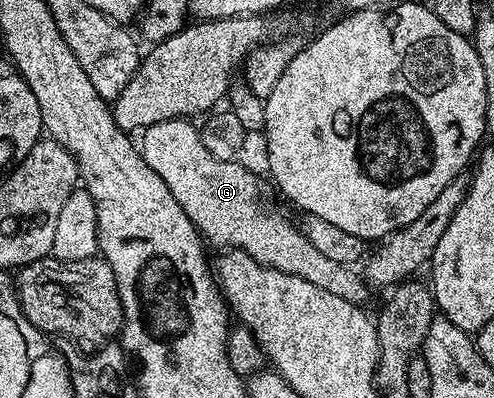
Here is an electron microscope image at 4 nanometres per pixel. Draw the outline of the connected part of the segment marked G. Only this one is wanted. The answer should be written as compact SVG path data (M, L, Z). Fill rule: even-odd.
M173 118L173 120L171 120L171 122L161 122L160 124L152 124L151 126L145 127L144 133L141 135L141 137L143 136L142 142L141 142L141 138L140 138L140 149L141 149L142 155L144 156L144 160L148 160L148 168L152 168L152 172L156 172L156 176L160 176L160 180L164 180L164 184L168 184L168 188L172 192L172 196L176 196L176 200L180 204L180 208L184 208L184 212L188 216L188 220L192 220L192 224L195 226L195 228L198 231L200 231L203 239L205 239L205 241L207 243L215 242L216 245L222 246L221 248L233 248L236 250L243 250L248 256L252 256L262 266L270 266L271 268L273 268L273 270L279 270L280 272L288 272L292 276L300 276L304 280L308 280L312 284L316 284L320 288L324 288L325 290L327 290L328 292L332 292L333 294L344 294L344 295L346 295L347 298L349 298L351 300L357 299L359 297L357 294L361 292L363 283L360 281L360 278L359 278L360 283L358 283L357 276L354 275L352 271L350 271L353 269L351 269L351 267L349 265L347 265L347 263L345 263L345 262L337 262L336 260L330 260L328 258L328 256L324 256L324 252L320 252L319 249L316 248L316 244L312 244L312 240L308 240L308 236L306 235L306 233L304 233L304 231L302 231L301 225L294 223L294 226L293 226L293 224L290 223L289 216L286 215L284 211L277 210L277 208L274 207L272 203L270 203L270 198L268 195L266 195L266 186L264 183L262 183L262 178L260 175L253 174L253 172L250 171L249 168L246 166L241 166L241 164L240 164L241 161L235 160L233 162L229 162L228 160L220 160L216 156L212 156L212 152L208 152L208 148L202 142L202 136L201 136L199 127L197 125L194 127L192 123L193 123L193 121L187 120L185 118Z

